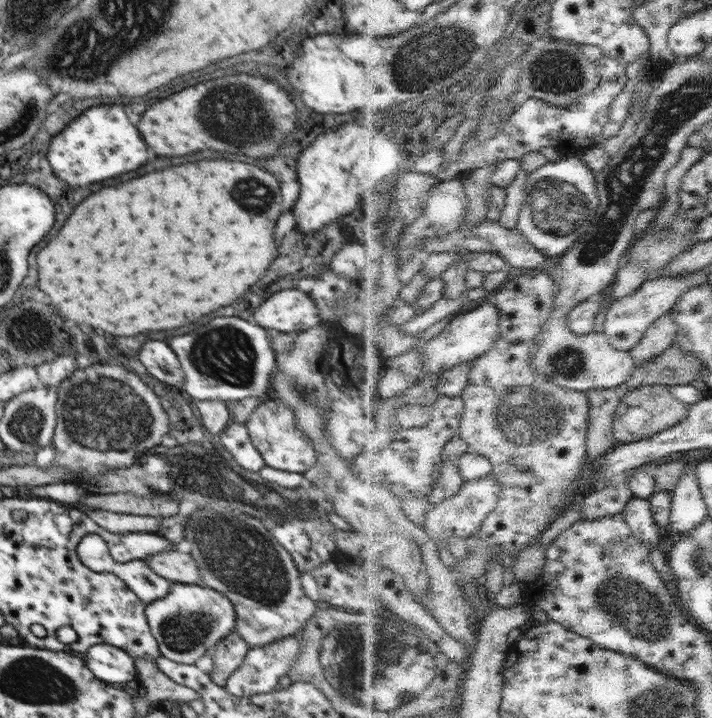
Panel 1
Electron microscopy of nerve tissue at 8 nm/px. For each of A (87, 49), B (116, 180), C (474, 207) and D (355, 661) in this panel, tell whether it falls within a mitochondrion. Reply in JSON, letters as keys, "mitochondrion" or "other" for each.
{"A":"mitochondrion","B":"other","C":"other","D":"mitochondrion"}

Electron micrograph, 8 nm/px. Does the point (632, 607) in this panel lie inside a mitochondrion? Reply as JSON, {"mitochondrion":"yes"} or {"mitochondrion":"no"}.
{"mitochondrion":"yes"}

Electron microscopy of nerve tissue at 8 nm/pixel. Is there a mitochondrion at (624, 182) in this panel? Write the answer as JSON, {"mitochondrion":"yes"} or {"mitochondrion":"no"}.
{"mitochondrion":"yes"}

